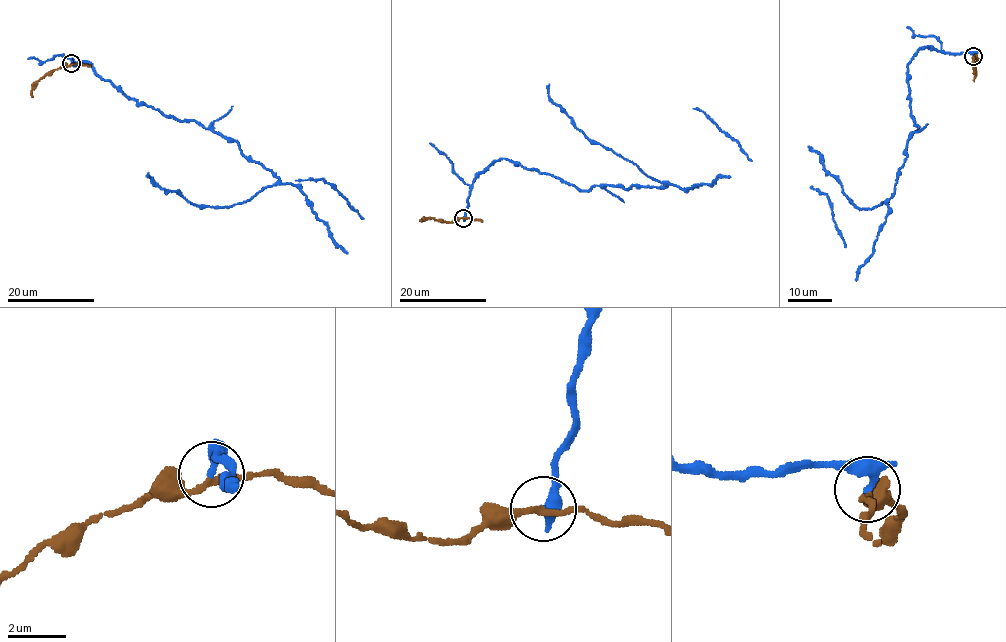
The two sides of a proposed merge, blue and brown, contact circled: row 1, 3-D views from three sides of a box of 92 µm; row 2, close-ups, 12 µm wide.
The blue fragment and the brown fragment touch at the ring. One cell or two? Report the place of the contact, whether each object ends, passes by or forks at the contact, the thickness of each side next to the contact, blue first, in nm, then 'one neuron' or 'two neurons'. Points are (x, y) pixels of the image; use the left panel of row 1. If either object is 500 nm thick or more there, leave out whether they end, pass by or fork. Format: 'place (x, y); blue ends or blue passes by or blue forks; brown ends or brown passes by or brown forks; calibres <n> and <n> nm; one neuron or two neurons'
place (71, 63); blue passes by; brown passes by; calibres 240 and 200 nm; two neurons

